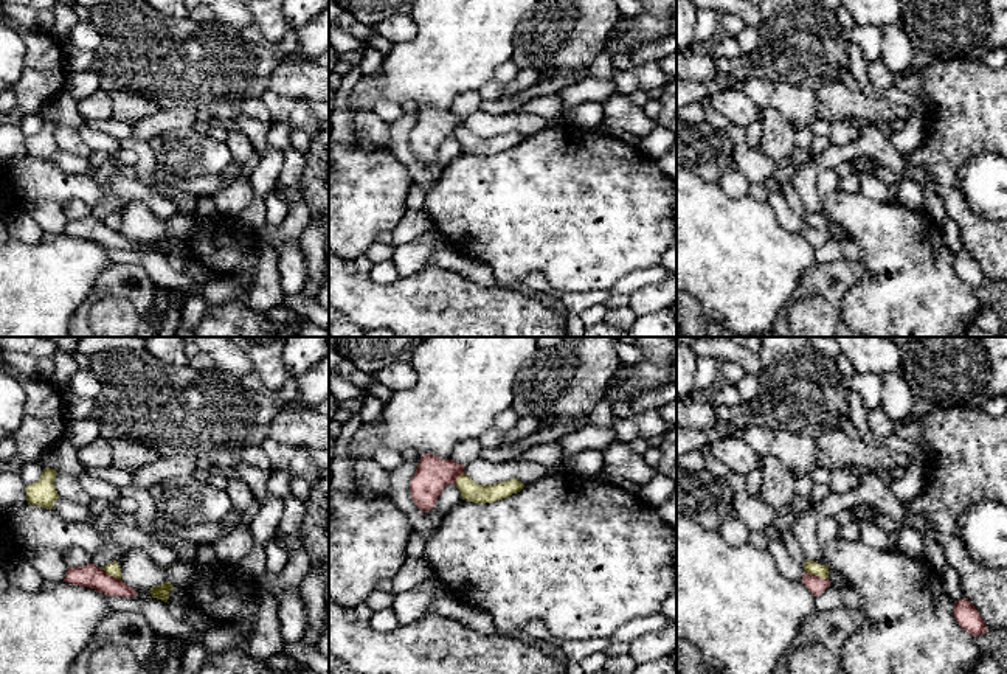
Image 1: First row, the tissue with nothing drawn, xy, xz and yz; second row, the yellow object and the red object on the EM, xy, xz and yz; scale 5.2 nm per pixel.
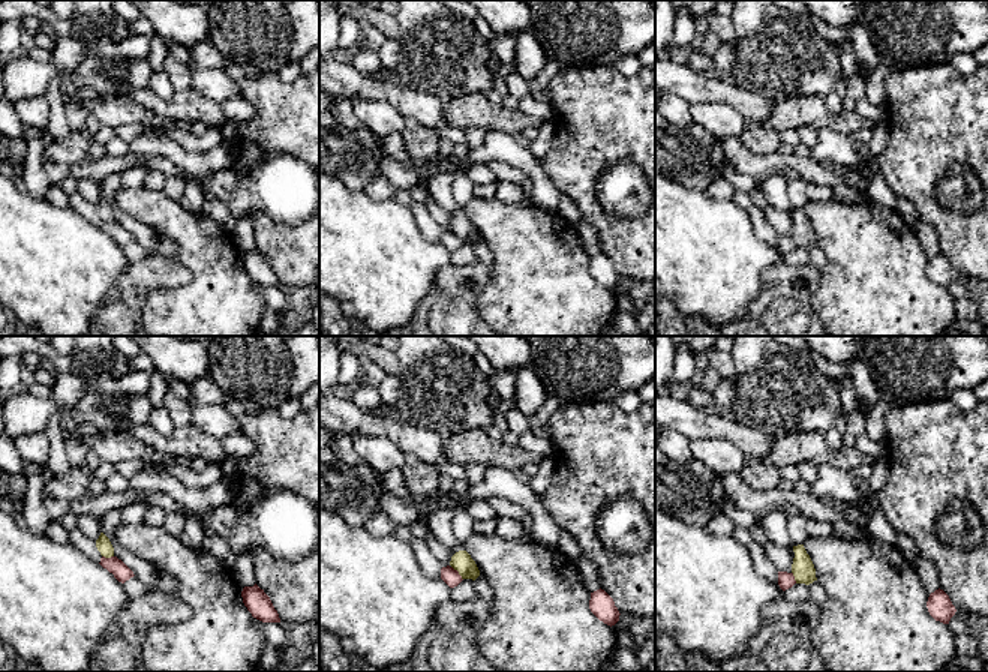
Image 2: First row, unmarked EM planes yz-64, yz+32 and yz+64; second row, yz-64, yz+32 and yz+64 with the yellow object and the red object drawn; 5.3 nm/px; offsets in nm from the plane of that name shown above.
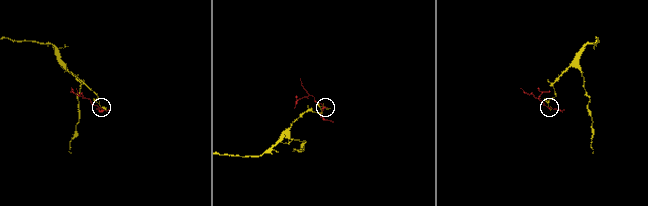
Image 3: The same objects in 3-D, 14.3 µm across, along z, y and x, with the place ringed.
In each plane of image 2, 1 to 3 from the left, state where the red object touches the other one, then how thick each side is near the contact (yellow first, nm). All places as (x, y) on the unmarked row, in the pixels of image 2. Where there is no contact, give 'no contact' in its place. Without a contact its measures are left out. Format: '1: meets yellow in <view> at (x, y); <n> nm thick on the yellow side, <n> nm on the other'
1: meets yellow in yz-64 at (108, 221); 80 nm thick on the yellow side, 90 nm on the other
2: meets yellow in yz+32 at (459, 237); 110 nm thick on the yellow side, 90 nm on the other
3: meets yellow in yz+64 at (795, 242); 120 nm thick on the yellow side, 90 nm on the other

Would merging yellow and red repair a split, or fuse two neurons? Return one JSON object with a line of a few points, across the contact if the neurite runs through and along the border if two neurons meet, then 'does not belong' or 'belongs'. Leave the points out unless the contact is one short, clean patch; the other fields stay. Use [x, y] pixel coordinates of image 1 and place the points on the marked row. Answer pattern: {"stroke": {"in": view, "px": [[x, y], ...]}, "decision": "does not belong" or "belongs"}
{"stroke": {"in": "yz", "px": [[806, 570], [827, 580]]}, "decision": "does not belong"}

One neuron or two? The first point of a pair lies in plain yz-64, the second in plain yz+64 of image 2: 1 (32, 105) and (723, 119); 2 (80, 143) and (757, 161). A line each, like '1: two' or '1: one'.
1: one
2: two

